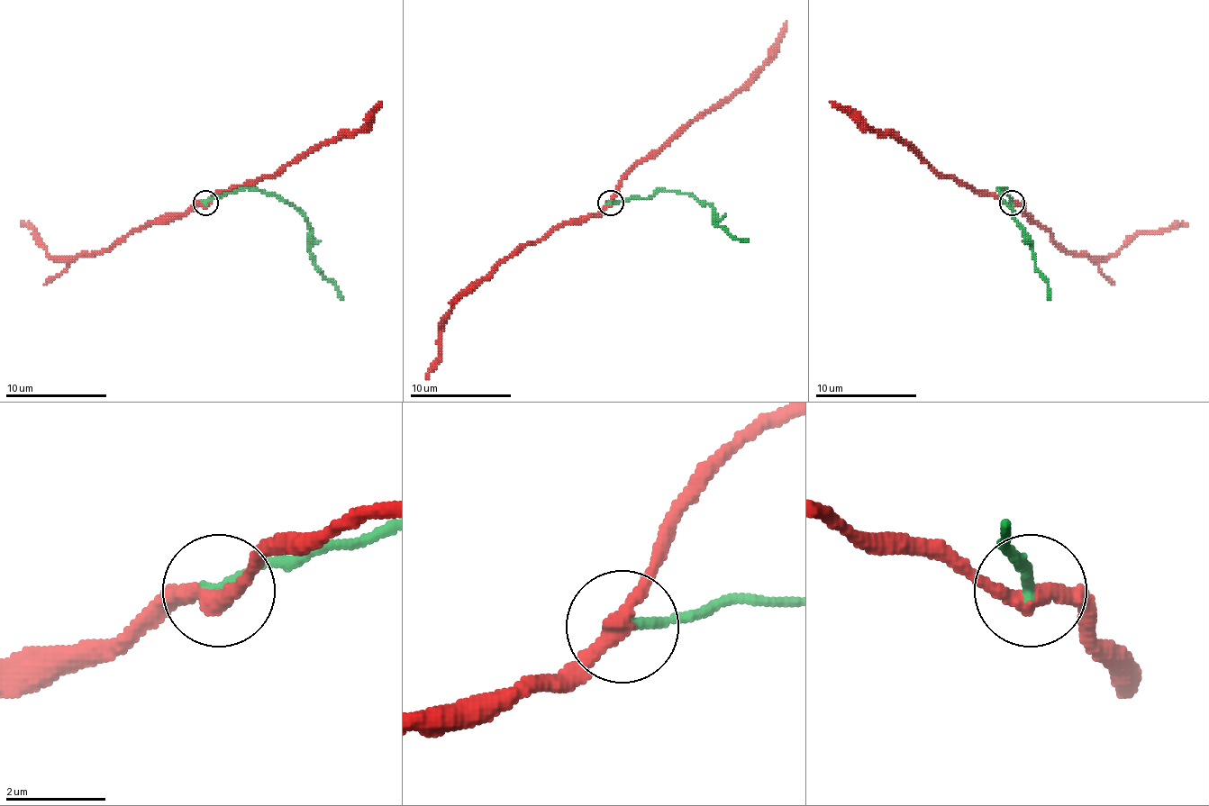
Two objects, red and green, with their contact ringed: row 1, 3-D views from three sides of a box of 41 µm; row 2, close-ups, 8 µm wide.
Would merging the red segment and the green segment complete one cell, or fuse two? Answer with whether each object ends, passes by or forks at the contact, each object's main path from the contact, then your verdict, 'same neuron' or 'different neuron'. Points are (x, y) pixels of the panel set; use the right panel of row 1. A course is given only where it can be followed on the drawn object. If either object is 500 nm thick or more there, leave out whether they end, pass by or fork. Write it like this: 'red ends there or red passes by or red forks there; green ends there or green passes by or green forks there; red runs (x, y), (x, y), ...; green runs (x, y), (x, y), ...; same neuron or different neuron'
red passes by; green ends there; red runs (1013, 203), (1017, 203), (1066, 251), (1088, 256), (1111, 256), (1139, 233), (1162, 233), (1187, 223); green runs (1013, 203), (1002, 187), (1002, 201), (1017, 223), (1035, 264), (1048, 284), (1050, 299); different neuron

